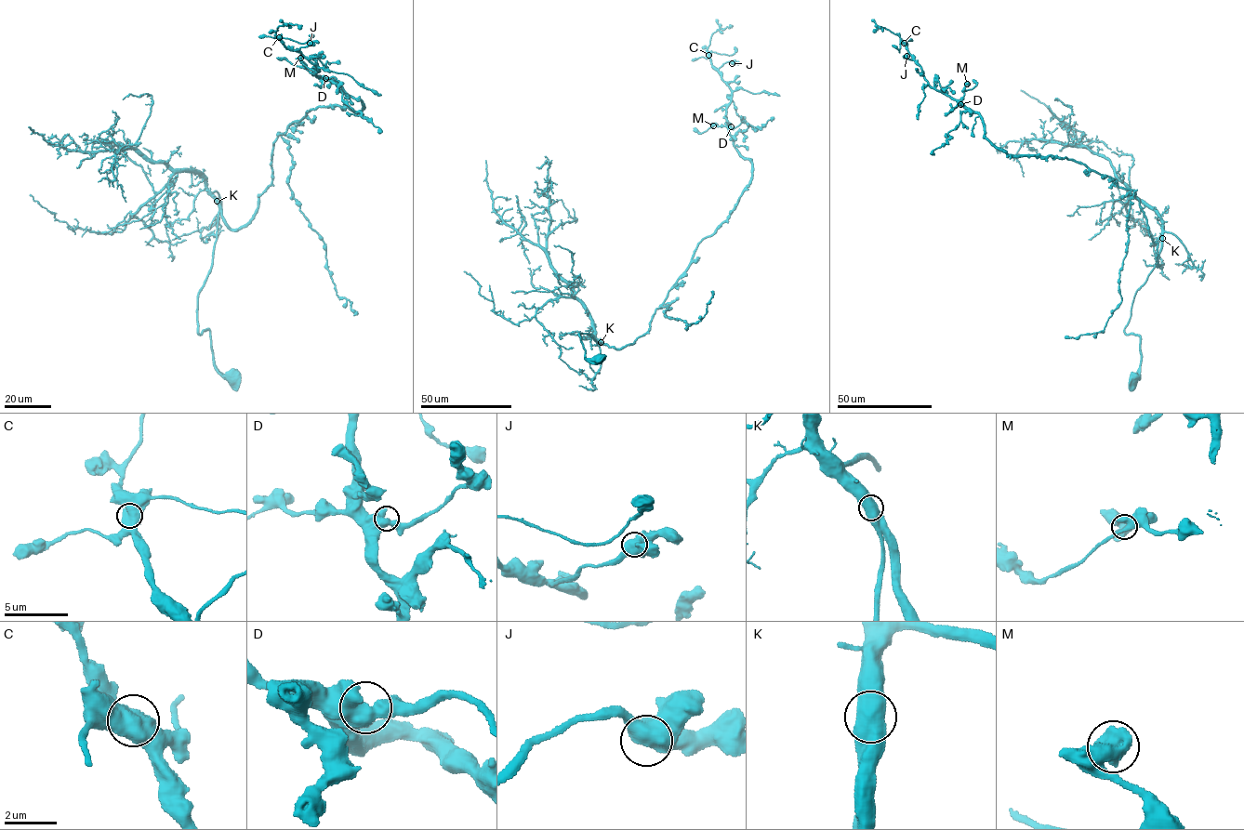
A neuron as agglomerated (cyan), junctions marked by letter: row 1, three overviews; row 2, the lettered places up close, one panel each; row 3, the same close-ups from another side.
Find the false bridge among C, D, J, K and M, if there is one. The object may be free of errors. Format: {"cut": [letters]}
{"cut": []}

